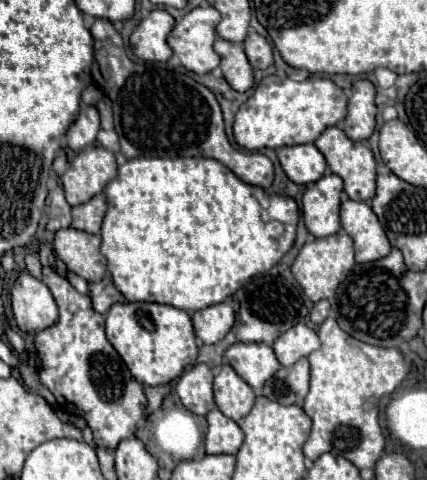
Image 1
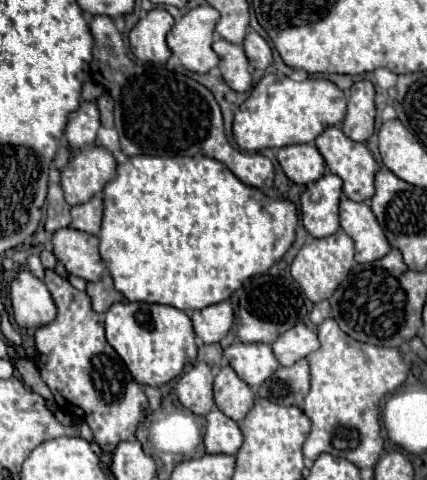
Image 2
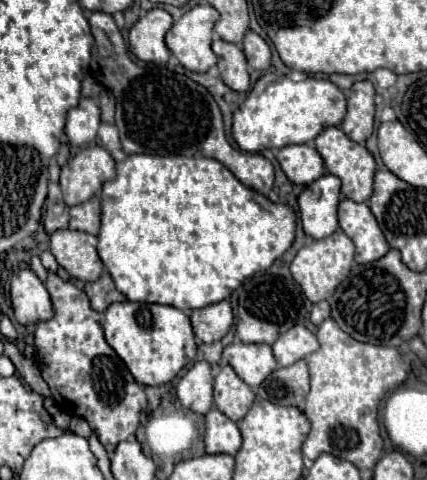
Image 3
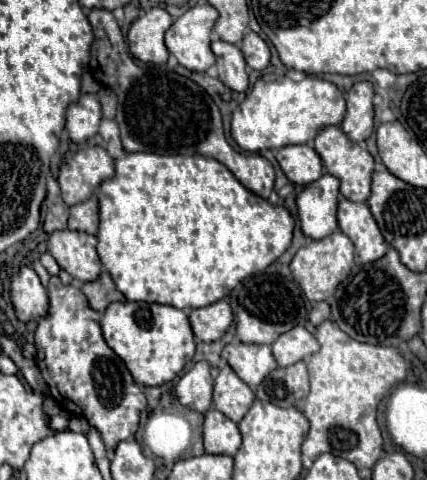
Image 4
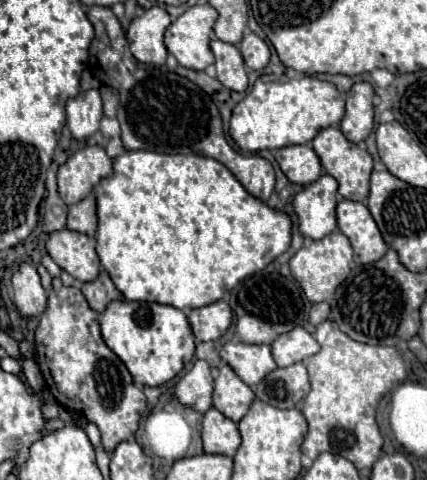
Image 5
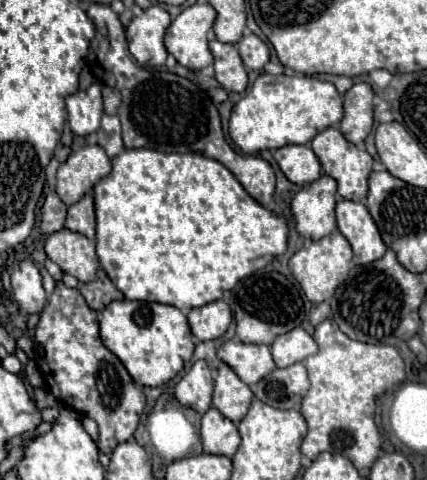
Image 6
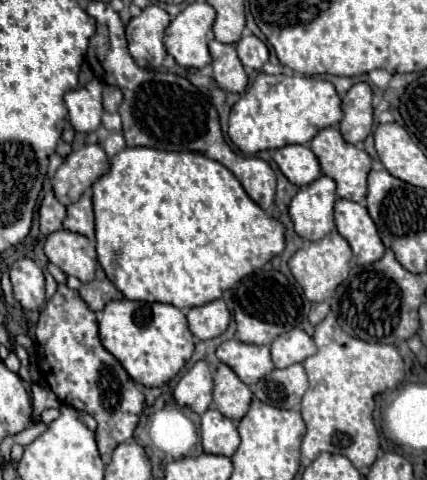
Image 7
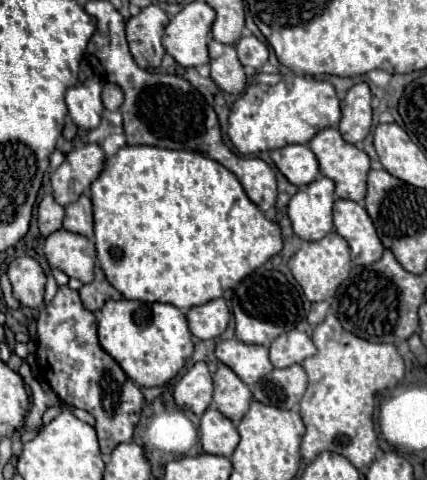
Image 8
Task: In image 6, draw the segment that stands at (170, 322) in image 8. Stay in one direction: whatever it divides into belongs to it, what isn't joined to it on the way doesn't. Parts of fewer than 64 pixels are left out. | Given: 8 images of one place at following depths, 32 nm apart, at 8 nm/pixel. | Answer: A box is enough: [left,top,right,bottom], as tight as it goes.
[100,302,194,386]

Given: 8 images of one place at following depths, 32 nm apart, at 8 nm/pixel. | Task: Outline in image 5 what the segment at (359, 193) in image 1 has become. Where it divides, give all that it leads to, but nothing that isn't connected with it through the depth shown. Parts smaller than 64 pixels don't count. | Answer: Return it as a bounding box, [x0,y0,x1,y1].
[312,126,374,202]

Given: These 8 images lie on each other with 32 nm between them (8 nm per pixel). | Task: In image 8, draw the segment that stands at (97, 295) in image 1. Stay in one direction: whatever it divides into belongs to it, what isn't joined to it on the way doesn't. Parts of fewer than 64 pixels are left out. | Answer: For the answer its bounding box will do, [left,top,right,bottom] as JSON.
[80,270,122,312]

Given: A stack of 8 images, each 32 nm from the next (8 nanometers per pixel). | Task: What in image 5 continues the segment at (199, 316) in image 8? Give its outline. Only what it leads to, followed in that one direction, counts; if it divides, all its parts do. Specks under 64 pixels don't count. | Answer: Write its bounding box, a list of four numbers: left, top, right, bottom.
[188,300,232,342]

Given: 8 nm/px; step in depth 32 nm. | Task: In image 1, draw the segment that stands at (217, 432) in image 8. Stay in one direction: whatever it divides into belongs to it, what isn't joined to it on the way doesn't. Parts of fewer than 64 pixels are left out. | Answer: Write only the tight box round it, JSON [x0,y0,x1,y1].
[206,408,244,454]

